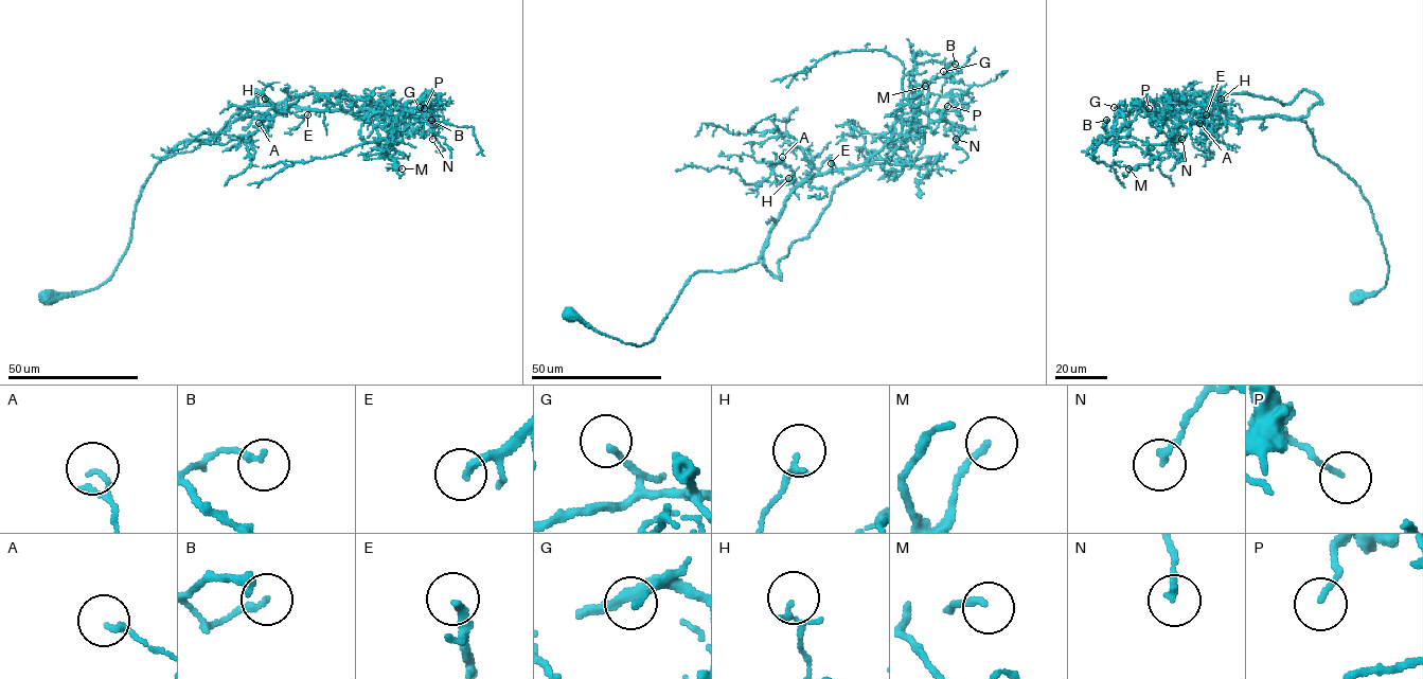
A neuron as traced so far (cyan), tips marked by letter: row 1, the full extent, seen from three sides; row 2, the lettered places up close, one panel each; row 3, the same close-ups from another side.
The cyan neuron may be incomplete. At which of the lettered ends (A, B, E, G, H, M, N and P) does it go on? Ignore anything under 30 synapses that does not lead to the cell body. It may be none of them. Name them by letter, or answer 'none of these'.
E

